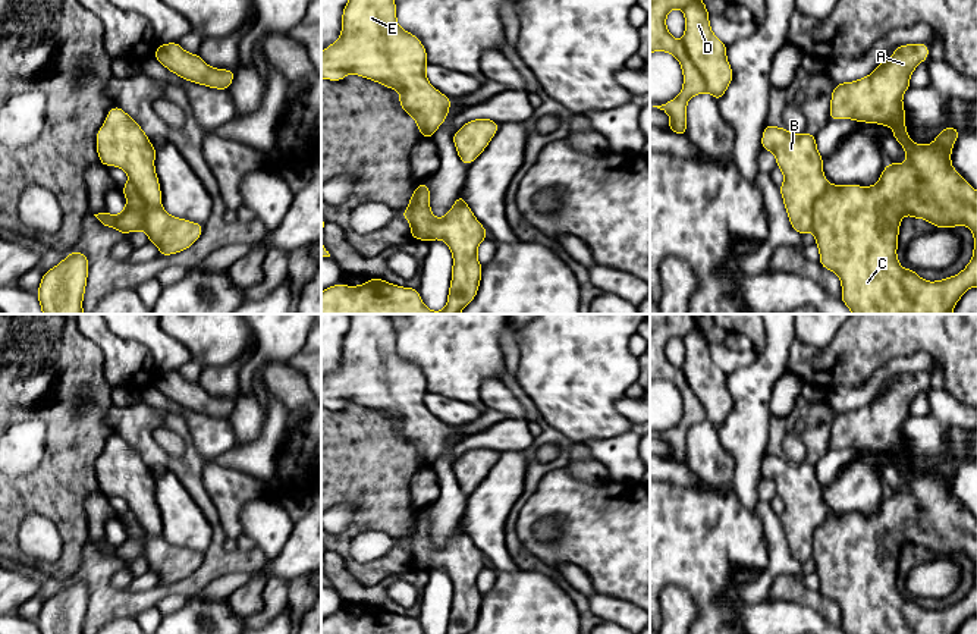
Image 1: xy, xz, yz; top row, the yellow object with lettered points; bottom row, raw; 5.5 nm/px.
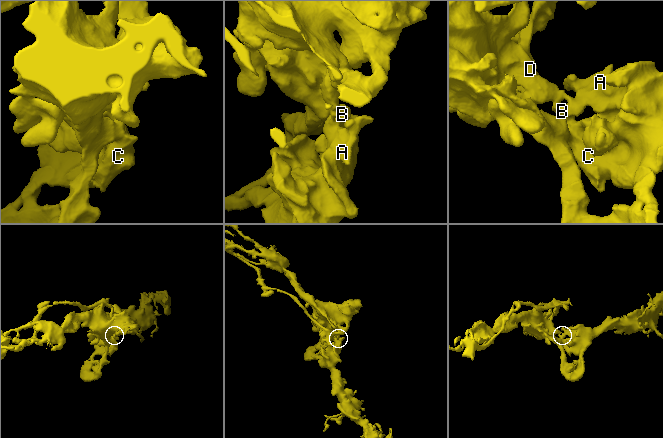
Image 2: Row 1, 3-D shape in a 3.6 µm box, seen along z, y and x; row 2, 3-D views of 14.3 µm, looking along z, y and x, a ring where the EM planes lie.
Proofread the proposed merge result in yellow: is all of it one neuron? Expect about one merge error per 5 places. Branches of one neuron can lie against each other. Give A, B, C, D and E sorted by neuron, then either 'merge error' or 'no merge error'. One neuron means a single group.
A B C D E | no merge error

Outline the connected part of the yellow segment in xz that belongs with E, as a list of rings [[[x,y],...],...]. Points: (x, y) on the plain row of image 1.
[[[349,314],[349,320],[342,362],[321,380],[321,407],[342,409],[354,402],[396,418],[399,434],[415,448],[422,467],[431,467],[452,431],[425,405],[422,371],[398,354],[386,314]]]

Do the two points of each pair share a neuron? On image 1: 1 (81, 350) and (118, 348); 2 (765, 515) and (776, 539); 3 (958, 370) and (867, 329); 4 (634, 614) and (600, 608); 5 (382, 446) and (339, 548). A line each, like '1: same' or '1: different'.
1: different
2: same
3: same
4: same
5: same

